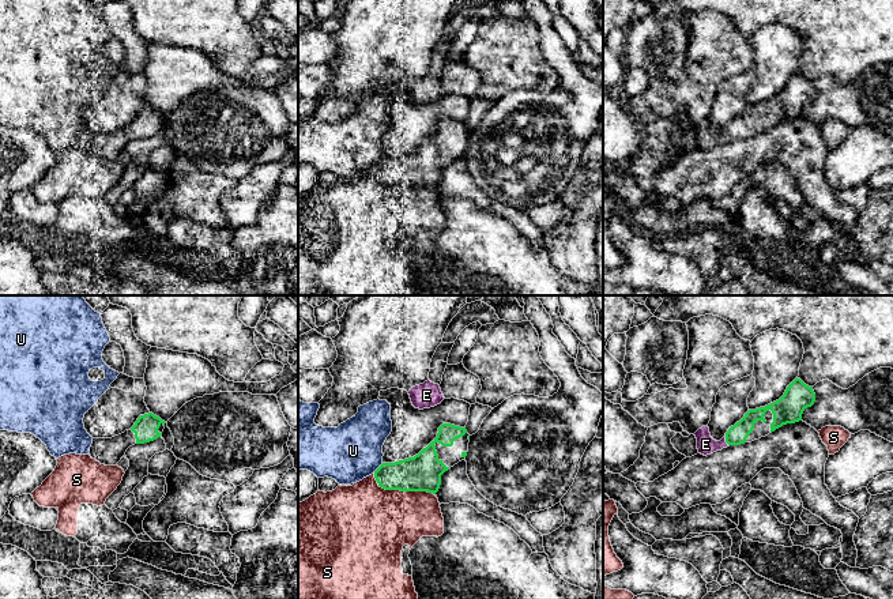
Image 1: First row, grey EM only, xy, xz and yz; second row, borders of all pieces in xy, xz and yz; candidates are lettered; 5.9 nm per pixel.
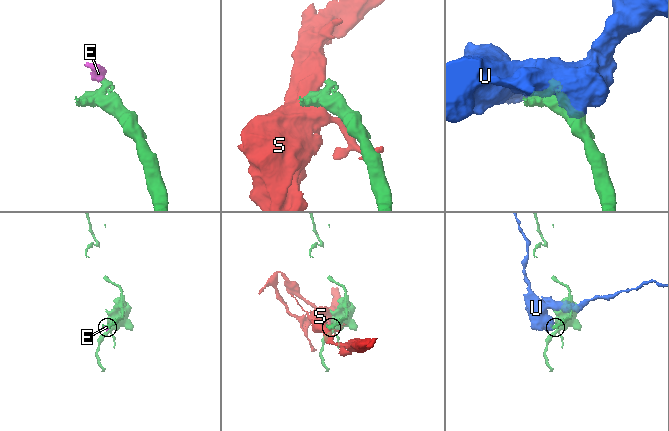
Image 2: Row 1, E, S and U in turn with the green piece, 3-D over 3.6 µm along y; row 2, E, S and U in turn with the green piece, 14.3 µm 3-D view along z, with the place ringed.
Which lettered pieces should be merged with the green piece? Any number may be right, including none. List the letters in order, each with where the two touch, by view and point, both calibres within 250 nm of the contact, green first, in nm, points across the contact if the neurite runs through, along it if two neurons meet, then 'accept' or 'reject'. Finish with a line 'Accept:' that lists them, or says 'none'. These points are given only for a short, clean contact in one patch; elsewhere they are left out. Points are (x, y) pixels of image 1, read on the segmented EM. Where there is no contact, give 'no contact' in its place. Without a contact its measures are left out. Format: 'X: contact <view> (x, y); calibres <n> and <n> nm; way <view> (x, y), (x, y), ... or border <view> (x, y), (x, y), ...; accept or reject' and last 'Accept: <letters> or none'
E: contact yz (726, 441); calibres 120 and 110 nm; way yz (737, 434), (726, 441), (705, 444); accept
S: contact xz (400, 490); calibres 220 and 420 nm; reject
U: contact xz (379, 467); calibres 200 and 340 nm; border xz (383, 463), (373, 471); reject
Accept: E

